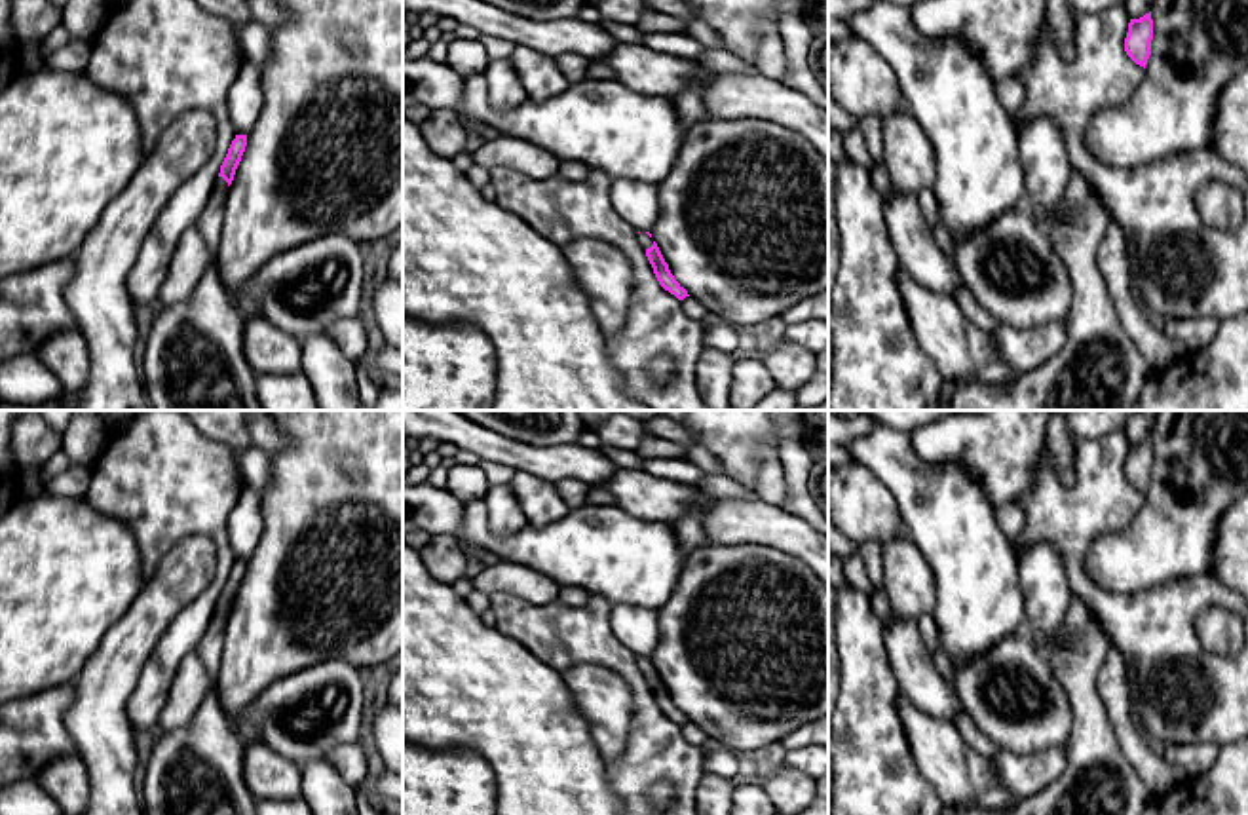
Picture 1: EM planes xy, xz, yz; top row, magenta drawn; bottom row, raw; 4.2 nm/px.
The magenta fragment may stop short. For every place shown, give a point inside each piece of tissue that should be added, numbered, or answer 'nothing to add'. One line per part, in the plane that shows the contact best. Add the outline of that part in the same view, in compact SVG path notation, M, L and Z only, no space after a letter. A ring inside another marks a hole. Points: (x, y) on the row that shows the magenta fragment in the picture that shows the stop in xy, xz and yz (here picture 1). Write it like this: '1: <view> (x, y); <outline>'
1: xy (209, 225); M218 177L207 199L207 205L203 207L201 217L196 224L196 228L199 230L201 237L205 239L207 247L213 253L218 251L218 239L224 222L226 194L228 194L228 182L222 177Z

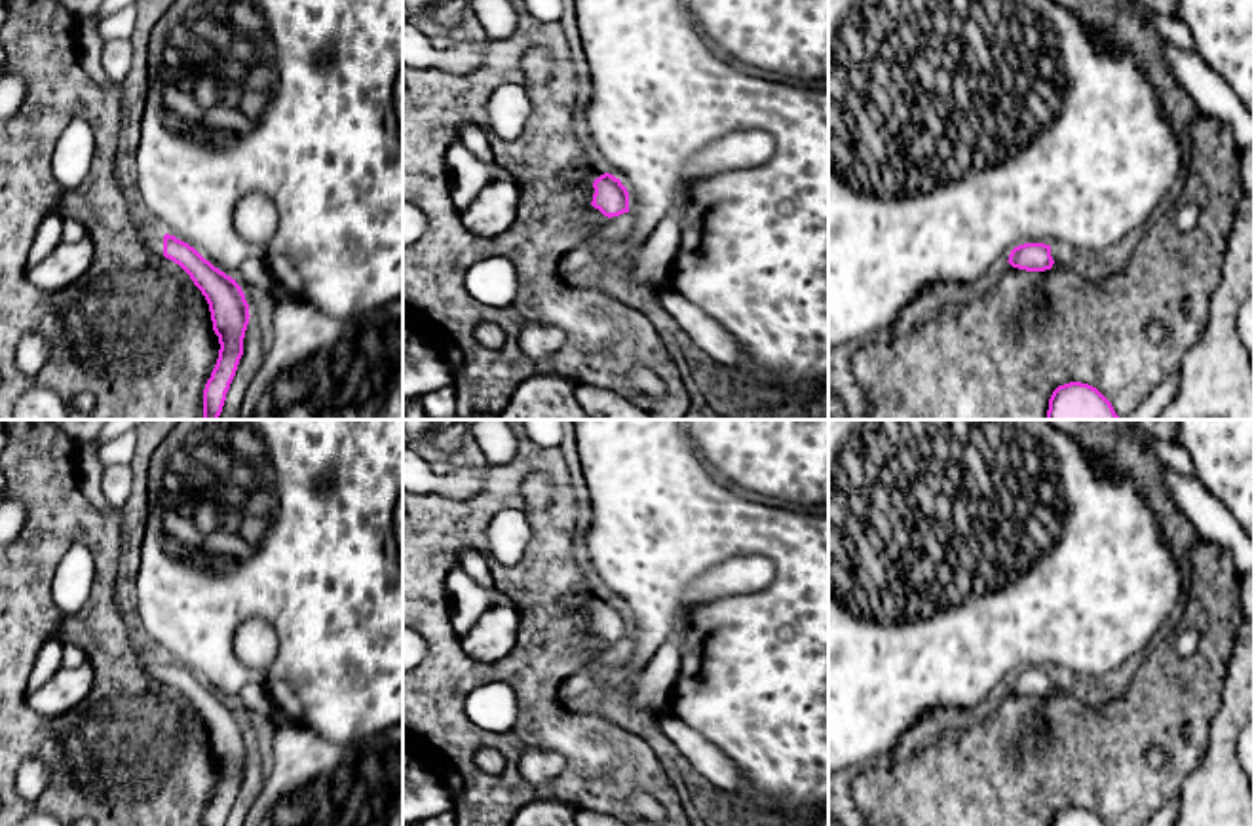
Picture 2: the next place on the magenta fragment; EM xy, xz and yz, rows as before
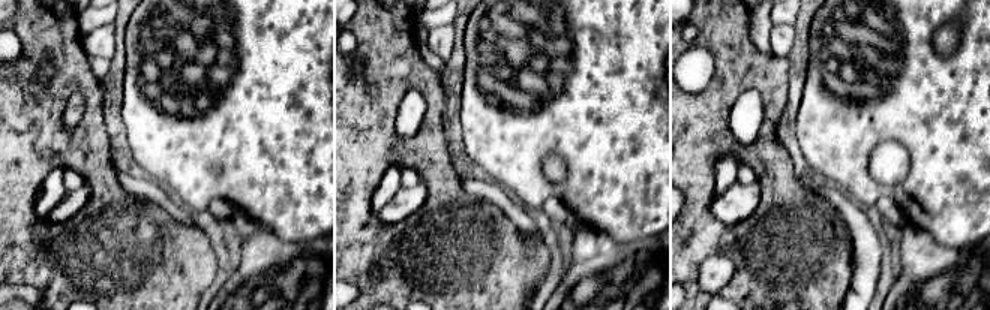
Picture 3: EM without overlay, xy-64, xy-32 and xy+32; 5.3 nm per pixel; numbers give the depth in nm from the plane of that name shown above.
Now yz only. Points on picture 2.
nothing to add

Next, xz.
1: xz (586, 188); M597 173L597 175L593 175L589 180L581 180L581 182L578 184L580 196L581 196L583 199L593 199L593 194L595 194L593 182L595 182L598 177L600 177L600 175Z

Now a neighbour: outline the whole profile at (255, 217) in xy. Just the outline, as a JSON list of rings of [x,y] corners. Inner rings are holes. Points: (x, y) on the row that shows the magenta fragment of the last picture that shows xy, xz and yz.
[[[247,194],[236,205],[234,224],[245,241],[266,245],[277,230],[277,209],[268,196]]]

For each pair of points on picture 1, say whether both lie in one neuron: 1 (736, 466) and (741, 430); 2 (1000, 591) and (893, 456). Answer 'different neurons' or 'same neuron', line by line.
1: same neuron
2: same neuron

